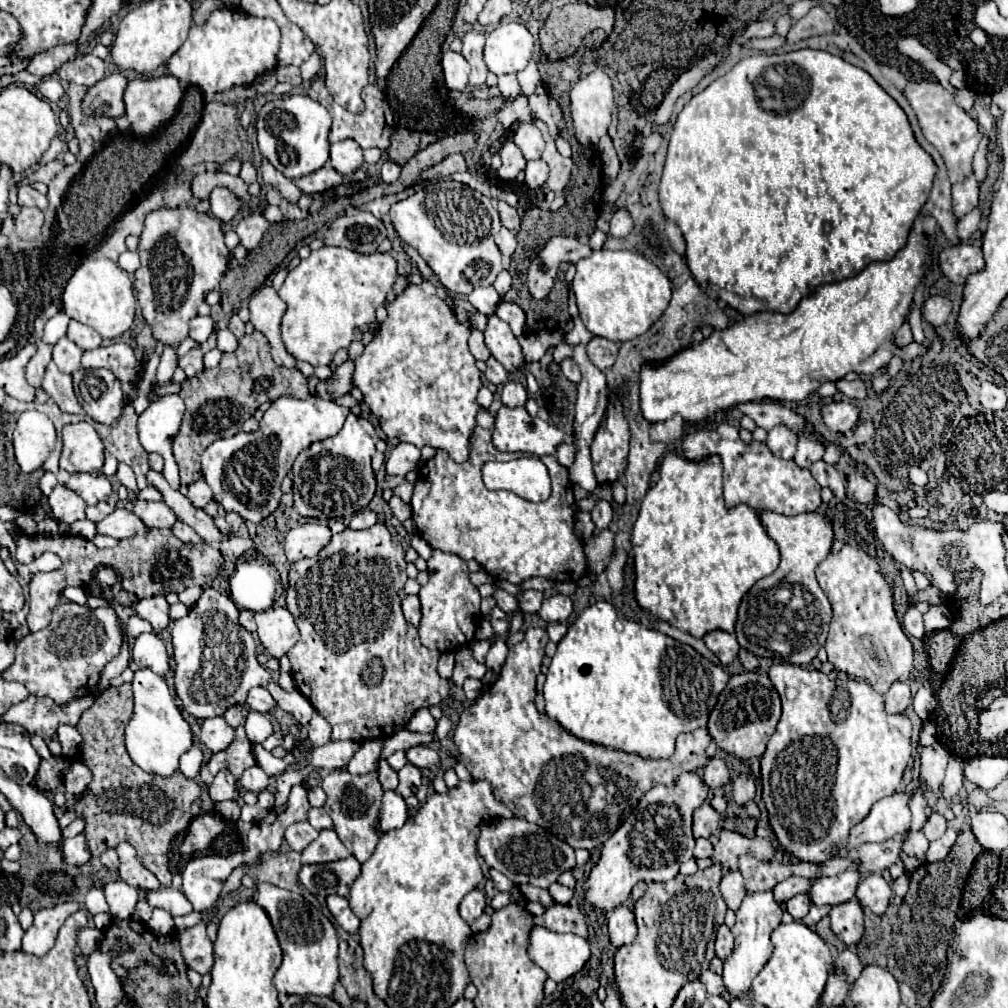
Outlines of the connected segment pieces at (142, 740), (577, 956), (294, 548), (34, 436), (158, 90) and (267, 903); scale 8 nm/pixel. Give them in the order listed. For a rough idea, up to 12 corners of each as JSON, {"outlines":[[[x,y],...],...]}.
{"outlines":[[[140,668],[126,750],[170,776],[192,746],[162,676]],[[536,926],[530,960],[564,982],[586,966],[590,946],[576,934]],[[308,522],[286,534],[290,562],[316,556],[330,542],[330,528]],[[22,412],[14,452],[22,472],[38,470],[56,442],[52,420]],[[174,76],[130,80],[132,132],[150,136],[176,114],[184,90]],[[258,886],[284,952],[276,990],[332,996],[339,939],[300,894]]]}

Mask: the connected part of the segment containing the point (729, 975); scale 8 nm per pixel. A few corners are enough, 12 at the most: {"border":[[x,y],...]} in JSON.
{"border":[[774,892],[748,894],[736,912],[724,986],[748,994],[772,956],[782,920]]}

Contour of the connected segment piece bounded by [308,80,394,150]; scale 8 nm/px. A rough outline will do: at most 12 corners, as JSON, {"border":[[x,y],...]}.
{"border":[[324,80],[308,96],[330,112],[332,144],[354,138],[362,148],[386,148],[392,110],[378,86],[362,90],[360,114],[334,104]]}

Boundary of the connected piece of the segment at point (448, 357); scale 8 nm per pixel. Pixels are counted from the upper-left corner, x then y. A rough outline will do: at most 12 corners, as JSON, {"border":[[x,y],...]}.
{"border":[[410,284],[354,360],[392,440],[470,456],[470,330]]}

